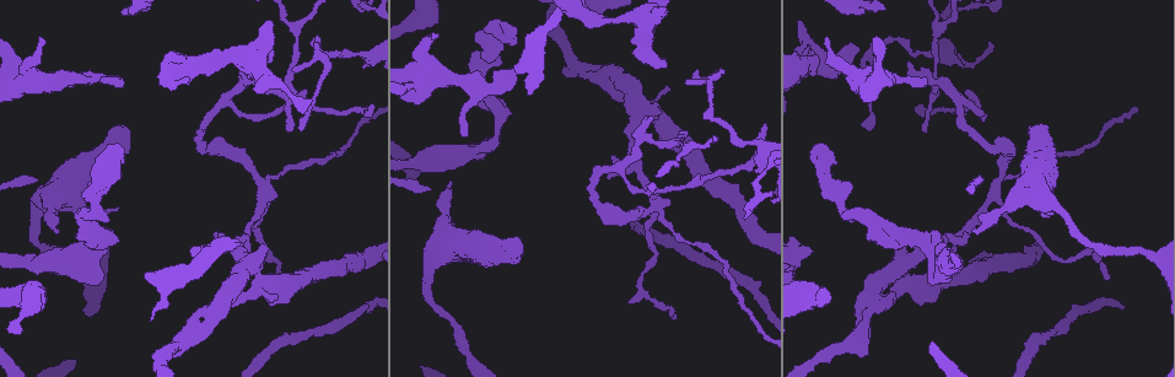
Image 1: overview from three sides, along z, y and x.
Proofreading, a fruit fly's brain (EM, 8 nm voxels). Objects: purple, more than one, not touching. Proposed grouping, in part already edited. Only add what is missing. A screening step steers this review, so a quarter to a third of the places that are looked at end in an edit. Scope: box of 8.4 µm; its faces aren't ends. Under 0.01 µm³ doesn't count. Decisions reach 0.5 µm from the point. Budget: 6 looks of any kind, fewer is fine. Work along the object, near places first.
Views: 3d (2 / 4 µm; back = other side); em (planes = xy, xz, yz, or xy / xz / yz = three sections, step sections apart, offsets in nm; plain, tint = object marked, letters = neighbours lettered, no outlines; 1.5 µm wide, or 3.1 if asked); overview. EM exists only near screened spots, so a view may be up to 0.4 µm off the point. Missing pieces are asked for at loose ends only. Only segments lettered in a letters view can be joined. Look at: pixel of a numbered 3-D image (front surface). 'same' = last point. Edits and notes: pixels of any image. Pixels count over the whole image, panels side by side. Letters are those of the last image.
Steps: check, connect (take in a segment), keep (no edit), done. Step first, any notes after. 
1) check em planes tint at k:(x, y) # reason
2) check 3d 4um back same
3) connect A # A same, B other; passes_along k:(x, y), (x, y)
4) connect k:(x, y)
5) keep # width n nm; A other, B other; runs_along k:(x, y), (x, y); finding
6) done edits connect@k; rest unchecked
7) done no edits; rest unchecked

check 3d 4um at 1:(218, 232) # free end

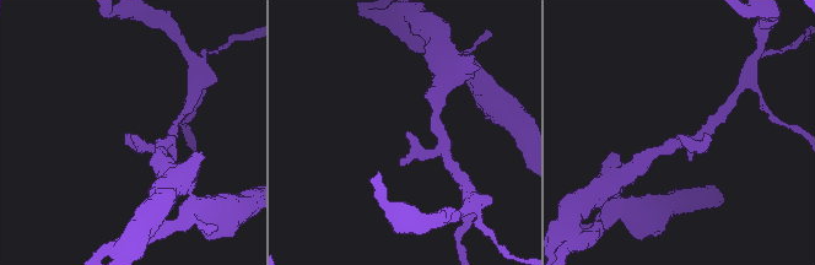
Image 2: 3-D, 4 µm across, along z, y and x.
check em planes letters at 2:(134, 136) # now the EM

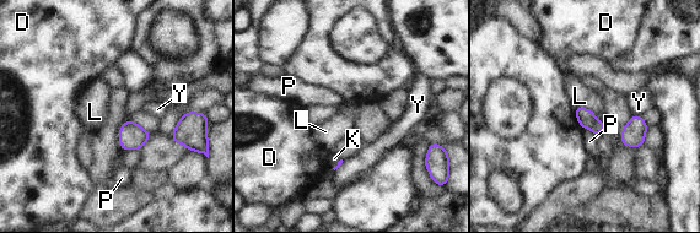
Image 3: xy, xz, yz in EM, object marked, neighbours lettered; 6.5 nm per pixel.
keep # D other, K other, L other, P other, Y other; no lettered segment goes on from it

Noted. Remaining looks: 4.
check 3d 2um at 1:(870, 130) # tapers out

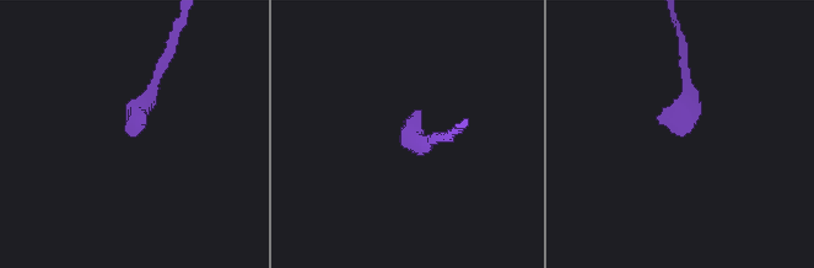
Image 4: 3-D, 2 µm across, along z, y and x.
check em xz step 4 letters at 4:(127, 131)

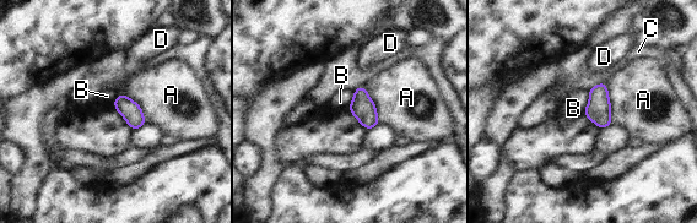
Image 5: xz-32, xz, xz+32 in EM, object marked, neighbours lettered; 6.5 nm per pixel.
check em planes letters same

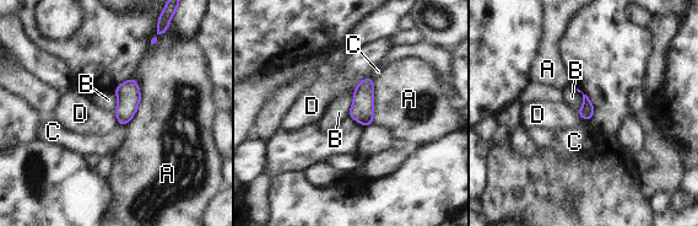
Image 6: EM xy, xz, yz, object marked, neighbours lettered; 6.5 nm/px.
keep # A other, B other, C other, D other; border 6:(574, 109), (589, 122); no lettered segment goes on from it

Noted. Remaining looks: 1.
done no edits; rest unchecked

